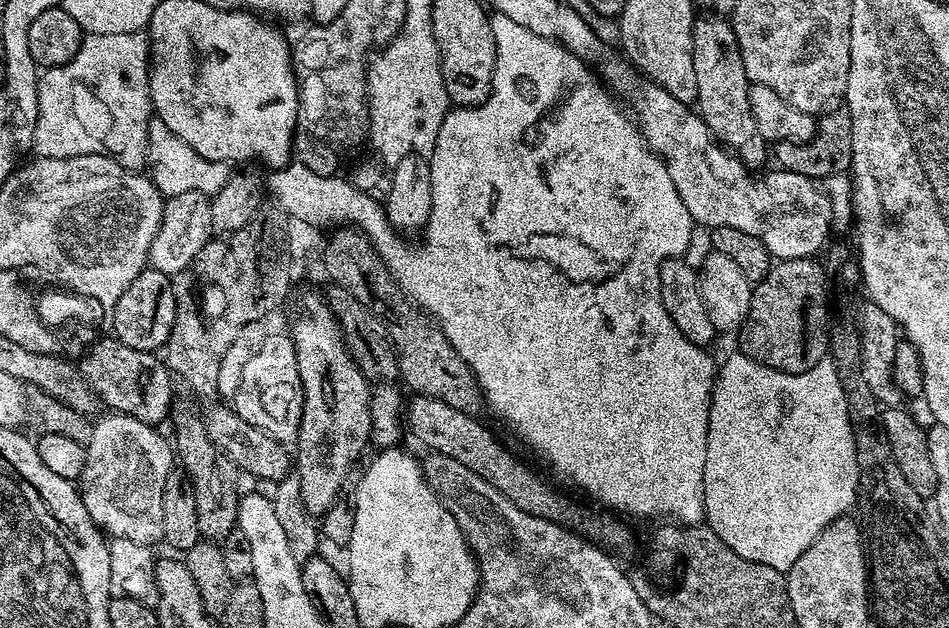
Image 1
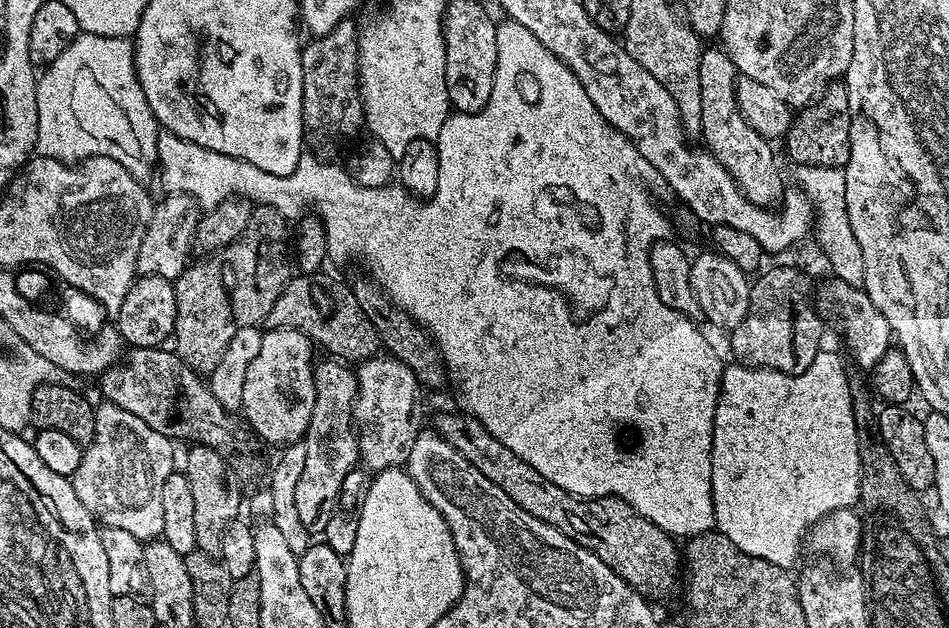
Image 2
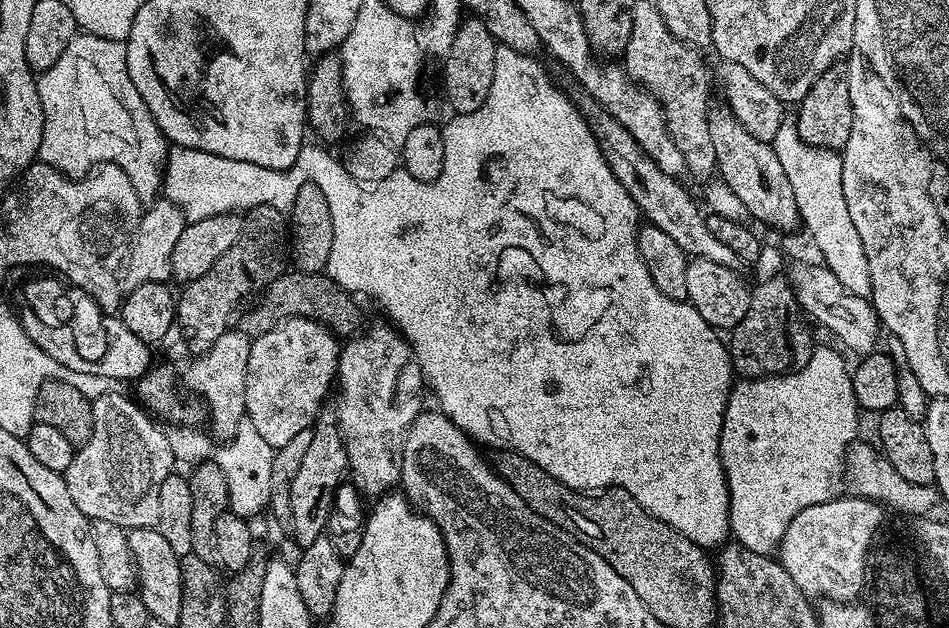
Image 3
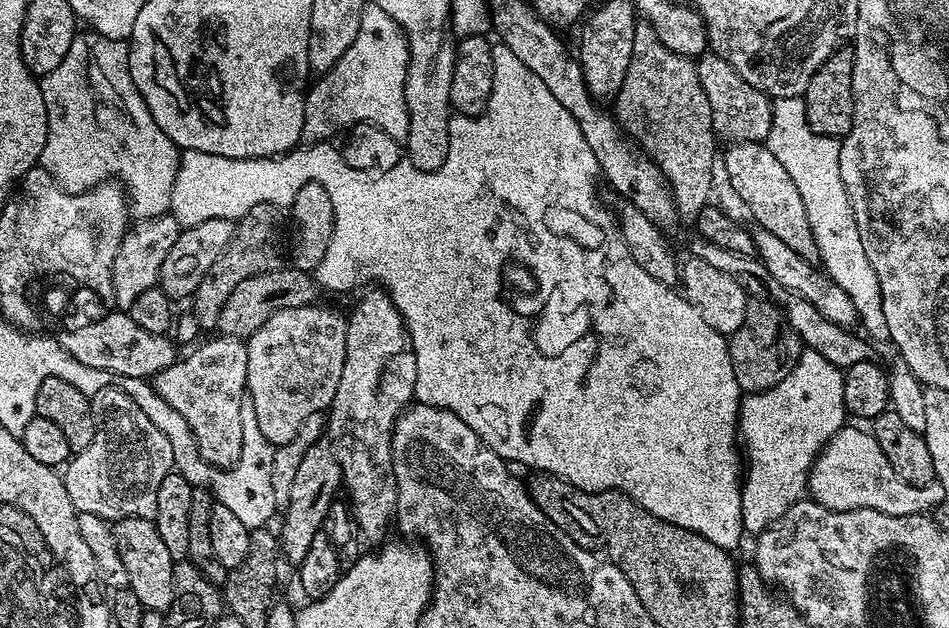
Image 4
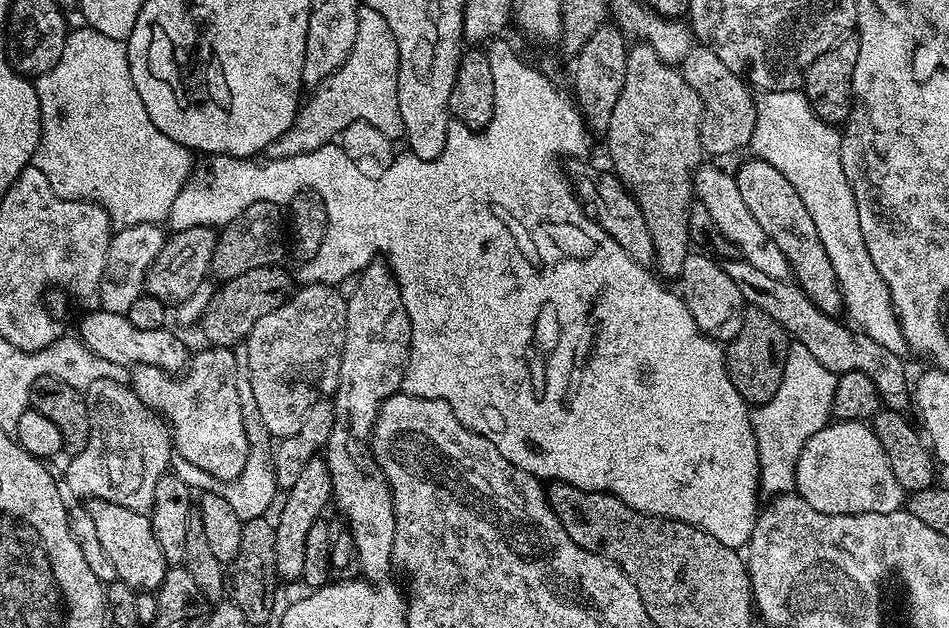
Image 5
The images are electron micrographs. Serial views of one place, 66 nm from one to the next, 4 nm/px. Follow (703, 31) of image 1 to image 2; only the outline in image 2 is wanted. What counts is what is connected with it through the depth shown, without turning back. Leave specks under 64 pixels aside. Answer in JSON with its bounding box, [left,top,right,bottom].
[698,47,786,208]

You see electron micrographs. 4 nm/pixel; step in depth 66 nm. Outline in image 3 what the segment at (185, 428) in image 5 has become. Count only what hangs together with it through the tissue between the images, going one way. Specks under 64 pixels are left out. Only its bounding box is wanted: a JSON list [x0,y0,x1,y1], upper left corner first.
[182,330,252,442]

